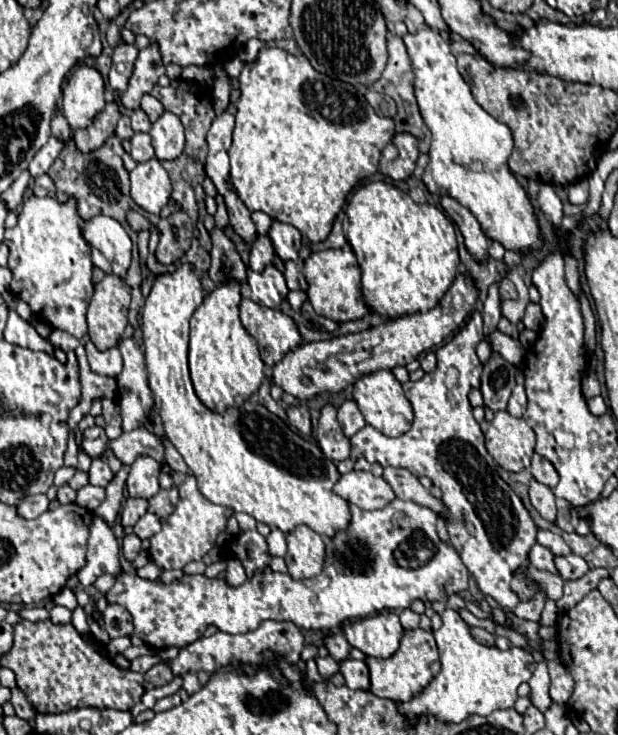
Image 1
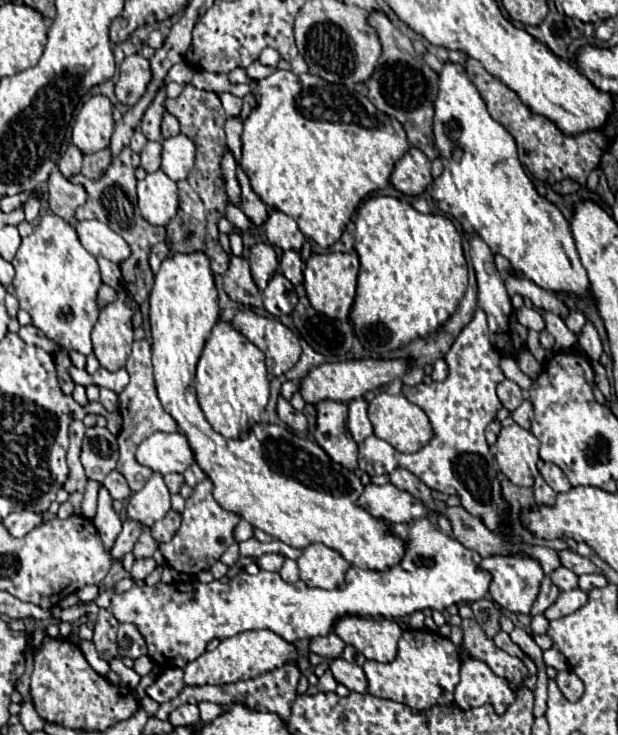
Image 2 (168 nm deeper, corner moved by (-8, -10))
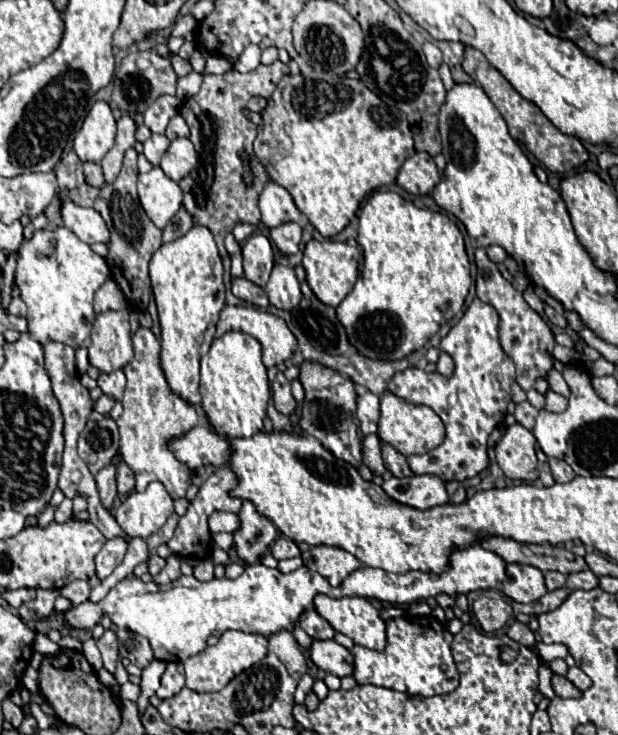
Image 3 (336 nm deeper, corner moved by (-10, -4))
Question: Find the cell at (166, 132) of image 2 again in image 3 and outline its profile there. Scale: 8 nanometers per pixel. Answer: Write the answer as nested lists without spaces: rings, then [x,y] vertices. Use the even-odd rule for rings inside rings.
[[[174,116],[174,118],[170,120],[168,130],[166,130],[166,136],[168,136],[170,140],[180,138],[180,136],[184,136],[184,138],[190,136],[190,130],[188,130],[188,126],[186,126],[186,122],[184,122],[182,116]]]

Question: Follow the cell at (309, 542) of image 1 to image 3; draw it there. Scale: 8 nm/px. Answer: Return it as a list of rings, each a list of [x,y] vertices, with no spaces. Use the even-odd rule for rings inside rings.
[[[314,546],[308,552],[302,552],[304,566],[324,576],[330,586],[342,584],[342,580],[360,568],[360,560],[350,552],[334,546]]]

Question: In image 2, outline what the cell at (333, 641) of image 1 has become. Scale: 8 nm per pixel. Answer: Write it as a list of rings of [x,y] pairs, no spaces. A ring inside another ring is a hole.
[[[332,632],[328,636],[322,636],[322,638],[314,638],[312,644],[310,644],[310,650],[322,658],[328,658],[328,660],[334,660],[334,658],[340,658],[342,652],[344,652],[344,642]]]

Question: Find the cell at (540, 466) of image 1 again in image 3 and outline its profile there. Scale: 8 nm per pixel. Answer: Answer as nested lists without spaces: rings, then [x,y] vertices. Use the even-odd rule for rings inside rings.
[[[550,458],[550,468],[552,468],[552,476],[556,482],[570,482],[576,474],[574,470],[564,462],[564,460],[558,460],[558,458]]]

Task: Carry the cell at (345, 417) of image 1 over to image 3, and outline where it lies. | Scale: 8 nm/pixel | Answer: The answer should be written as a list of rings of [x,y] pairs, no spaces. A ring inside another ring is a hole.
[[[356,386],[358,392],[358,410],[356,416],[360,420],[360,430],[364,436],[376,434],[378,418],[380,418],[380,396],[372,394],[364,386]]]

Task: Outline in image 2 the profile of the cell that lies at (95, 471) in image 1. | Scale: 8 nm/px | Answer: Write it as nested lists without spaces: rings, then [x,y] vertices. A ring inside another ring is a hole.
[[[112,470],[112,472],[104,478],[102,484],[104,484],[104,488],[110,492],[110,496],[112,496],[114,500],[126,500],[126,498],[130,496],[130,488],[128,488],[124,476],[122,476],[120,472],[116,472],[116,470]]]

